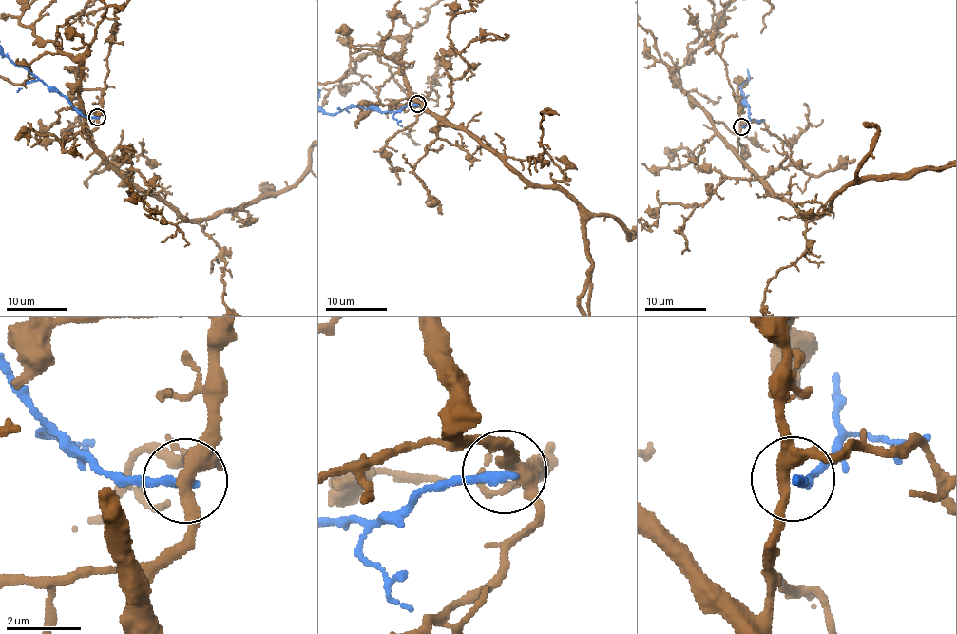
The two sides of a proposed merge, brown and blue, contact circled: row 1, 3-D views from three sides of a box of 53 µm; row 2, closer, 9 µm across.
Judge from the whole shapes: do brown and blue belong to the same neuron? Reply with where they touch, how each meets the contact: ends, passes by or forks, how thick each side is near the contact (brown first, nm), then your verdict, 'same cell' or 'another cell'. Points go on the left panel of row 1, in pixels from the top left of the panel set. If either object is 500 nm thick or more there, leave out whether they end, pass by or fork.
at (97, 117); brown forks there; blue ends there; 300 nm thick on the brown side, 240 nm on the other; another cell

